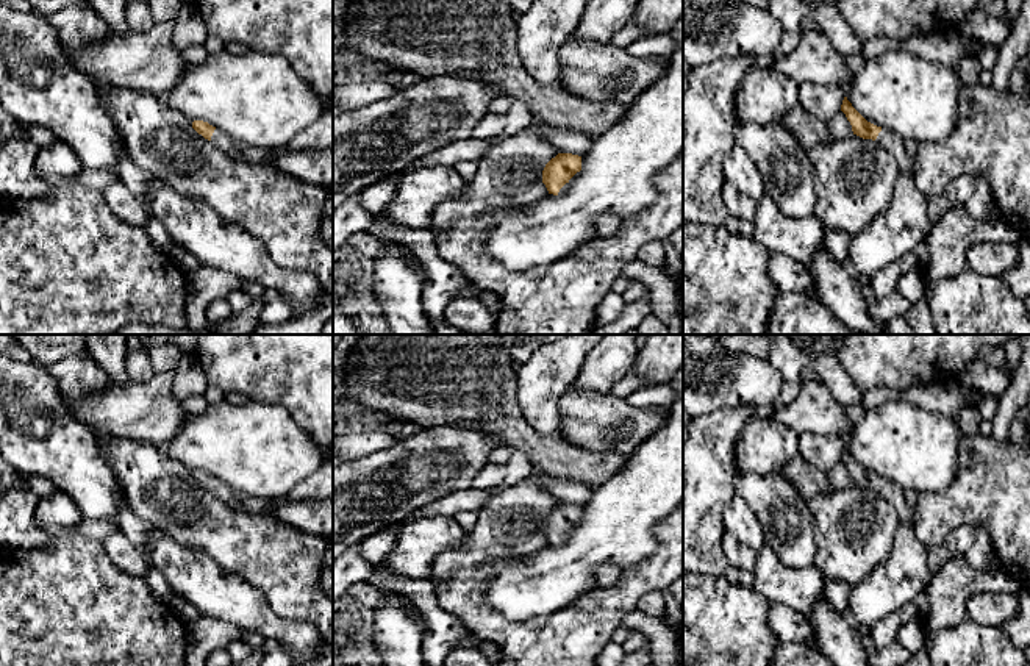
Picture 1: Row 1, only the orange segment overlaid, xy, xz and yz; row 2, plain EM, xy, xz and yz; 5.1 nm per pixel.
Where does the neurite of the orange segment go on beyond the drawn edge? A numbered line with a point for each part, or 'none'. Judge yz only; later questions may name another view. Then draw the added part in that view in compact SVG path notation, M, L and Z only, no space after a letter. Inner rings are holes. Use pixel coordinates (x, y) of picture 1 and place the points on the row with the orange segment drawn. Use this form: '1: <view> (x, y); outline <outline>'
1: yz (888, 139); outline M882 128L875 142L897 159L902 174L914 175L916 161L908 155L902 138L886 128Z

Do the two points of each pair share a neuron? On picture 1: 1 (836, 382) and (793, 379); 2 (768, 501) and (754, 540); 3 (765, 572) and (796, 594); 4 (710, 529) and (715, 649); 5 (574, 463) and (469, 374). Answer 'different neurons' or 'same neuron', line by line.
1: same neuron
2: different neurons
3: same neuron
4: different neurons
5: same neuron

